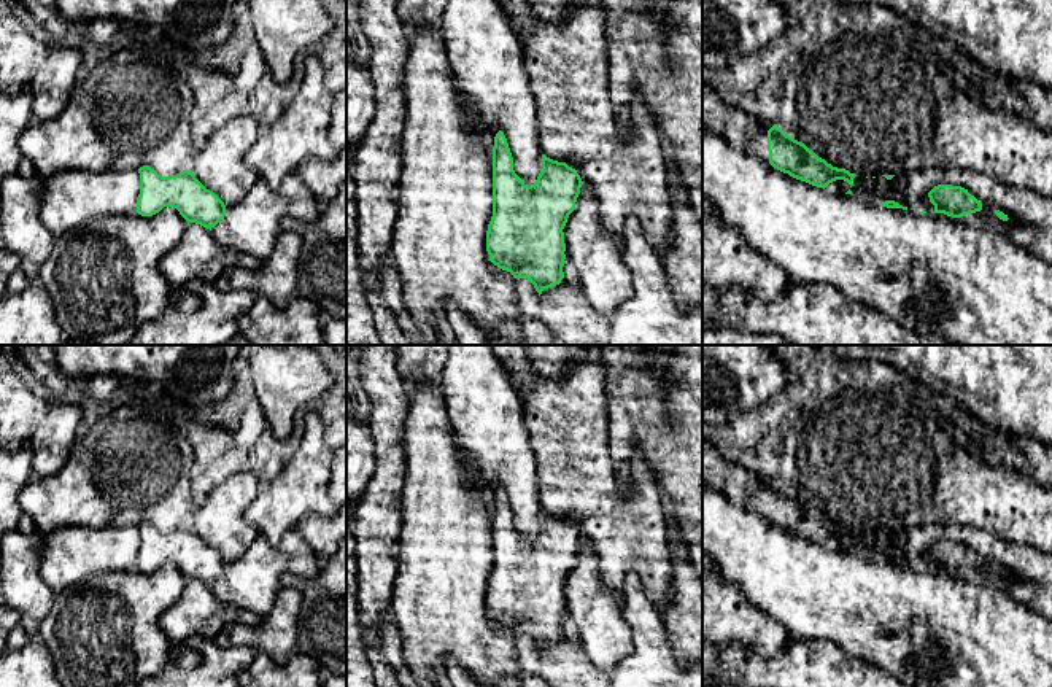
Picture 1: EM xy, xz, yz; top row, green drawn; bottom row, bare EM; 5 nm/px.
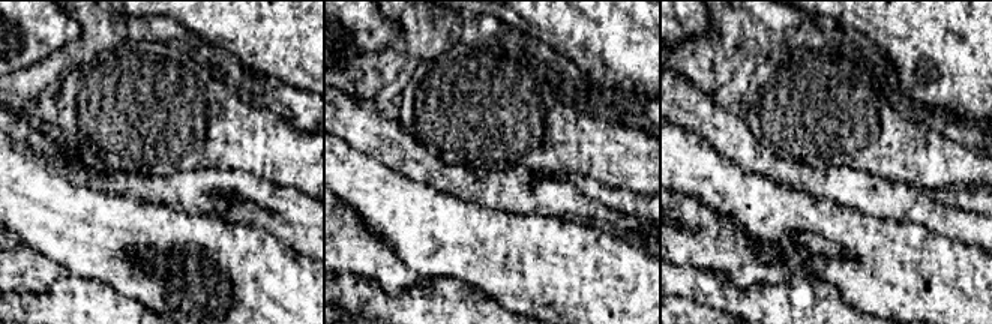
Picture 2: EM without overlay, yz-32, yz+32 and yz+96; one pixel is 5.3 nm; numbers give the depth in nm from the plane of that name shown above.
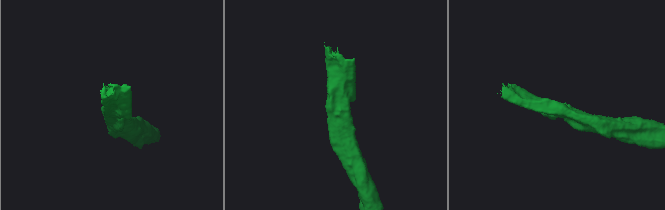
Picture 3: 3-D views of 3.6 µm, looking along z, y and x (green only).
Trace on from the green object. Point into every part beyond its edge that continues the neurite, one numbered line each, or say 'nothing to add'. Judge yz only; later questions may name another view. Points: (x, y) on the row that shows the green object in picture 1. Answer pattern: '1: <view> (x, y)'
1: yz (744, 131)

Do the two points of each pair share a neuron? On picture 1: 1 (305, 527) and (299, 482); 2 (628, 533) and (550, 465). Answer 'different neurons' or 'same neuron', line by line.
1: different neurons
2: same neuron

